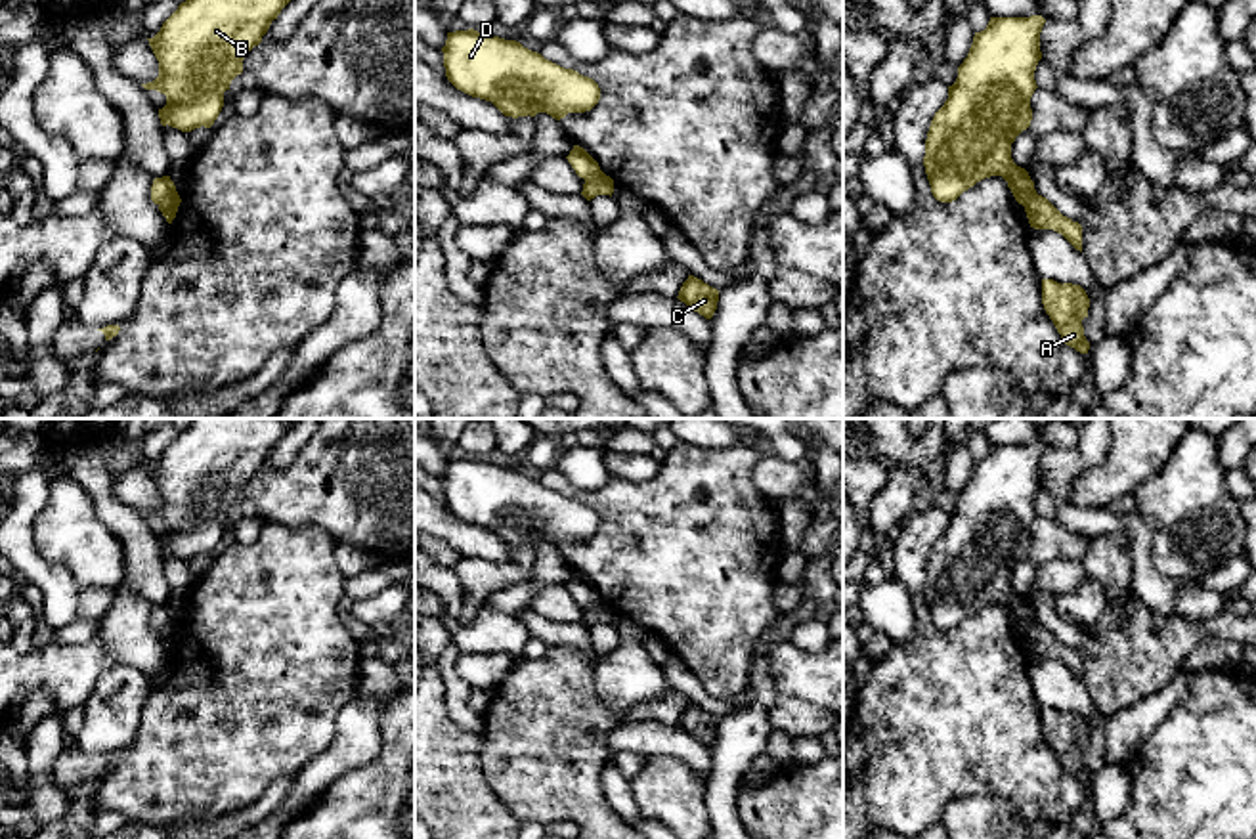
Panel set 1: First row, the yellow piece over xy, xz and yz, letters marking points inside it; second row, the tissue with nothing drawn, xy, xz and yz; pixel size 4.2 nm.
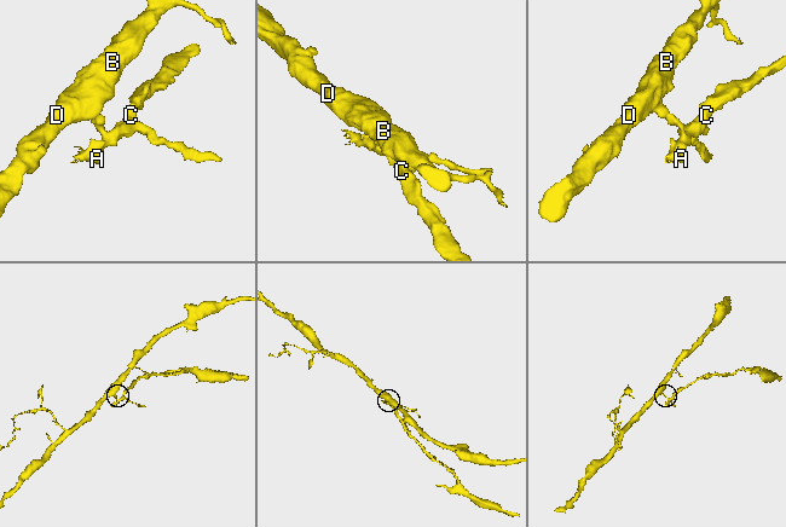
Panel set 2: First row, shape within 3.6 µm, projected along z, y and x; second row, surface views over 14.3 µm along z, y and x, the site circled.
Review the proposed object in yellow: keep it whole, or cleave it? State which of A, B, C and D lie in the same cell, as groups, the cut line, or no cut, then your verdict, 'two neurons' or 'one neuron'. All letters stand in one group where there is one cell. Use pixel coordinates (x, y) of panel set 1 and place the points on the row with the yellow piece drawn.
A C / B D | xy (176, 192), (159, 205) | two neurons

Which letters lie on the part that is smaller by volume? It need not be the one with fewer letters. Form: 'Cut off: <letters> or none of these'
Cut off: A, C

